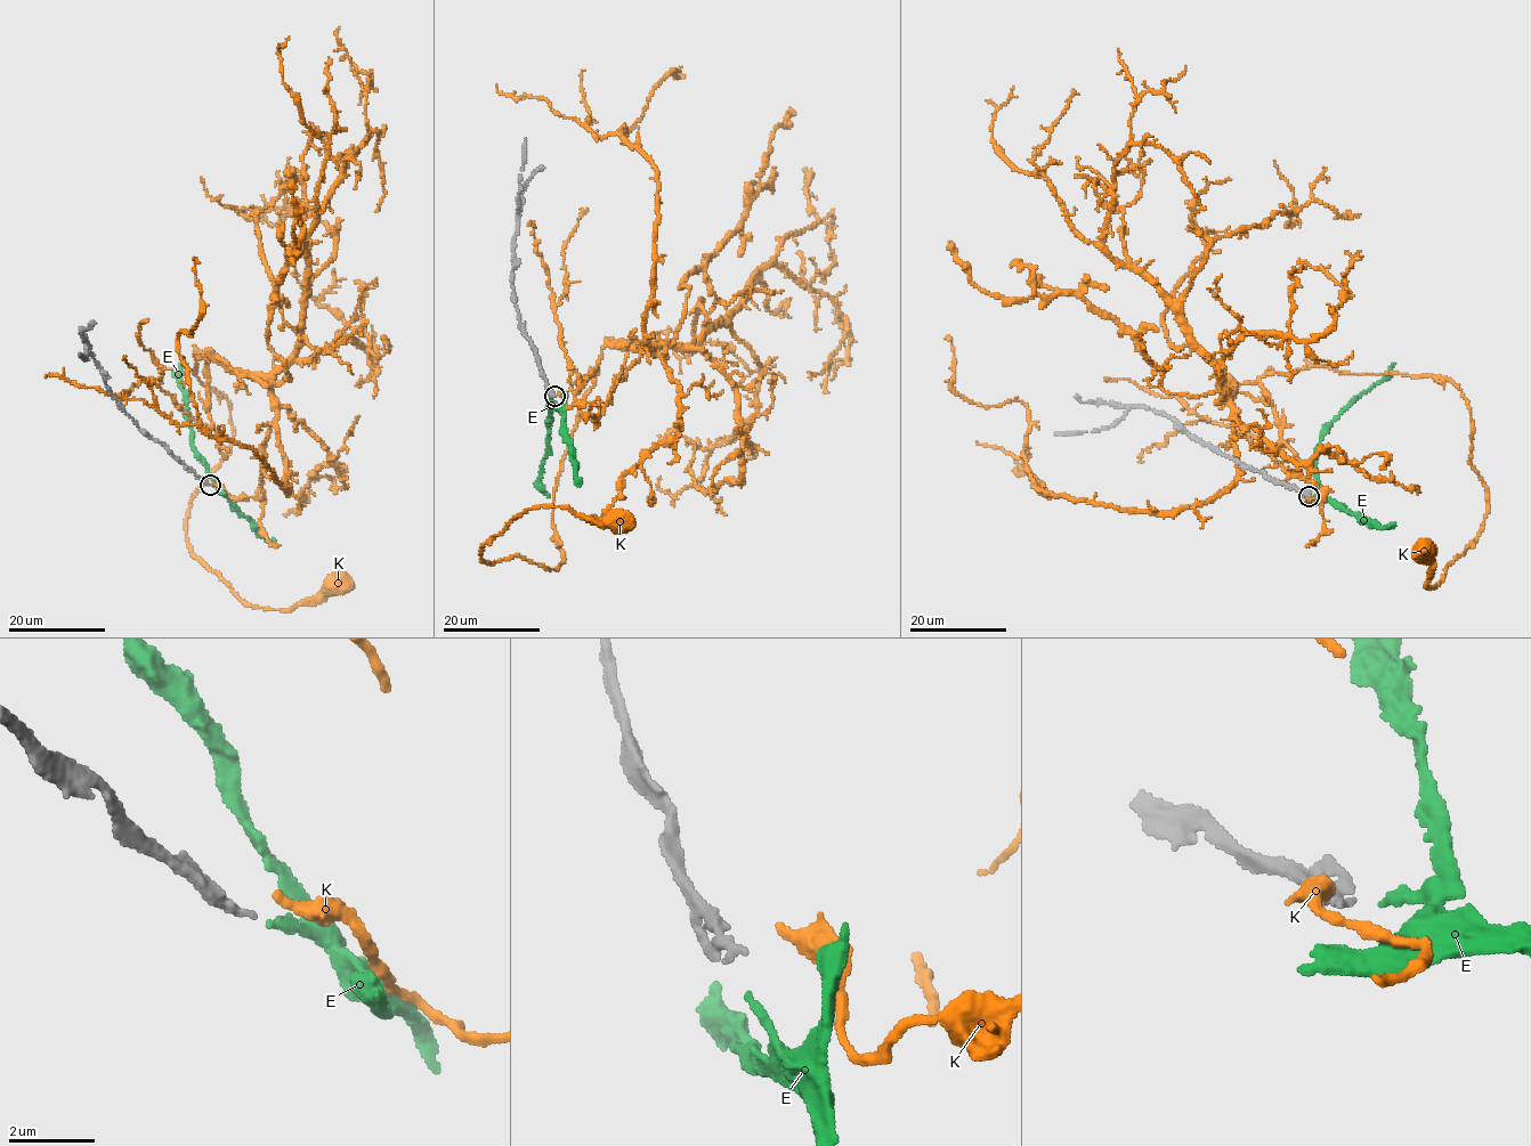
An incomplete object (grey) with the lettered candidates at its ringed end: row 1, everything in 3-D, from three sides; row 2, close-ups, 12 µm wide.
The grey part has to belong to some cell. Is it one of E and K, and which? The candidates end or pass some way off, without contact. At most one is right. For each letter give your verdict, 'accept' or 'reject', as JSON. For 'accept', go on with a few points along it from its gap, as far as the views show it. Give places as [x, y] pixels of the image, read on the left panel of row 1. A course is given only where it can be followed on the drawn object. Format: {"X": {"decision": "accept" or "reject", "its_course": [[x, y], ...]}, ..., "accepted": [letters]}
{"E": {"decision": "accept", "its_course": [[211, 486], [216, 485], [208, 465], [192, 445], [186, 409], [187, 393], [178, 376], [180, 367], [187, 363]]}, "K": {"decision": "reject"}, "accepted": ["E"]}

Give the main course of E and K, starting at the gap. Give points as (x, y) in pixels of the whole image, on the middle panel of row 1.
E: (555, 400), (557, 408), (548, 406), (551, 417), (548, 428), (550, 449), (540, 480), (550, 496)
K: (558, 395), (597, 417), (656, 348), (602, 347), (553, 492), (556, 569), (480, 559), (537, 506), (617, 519)

